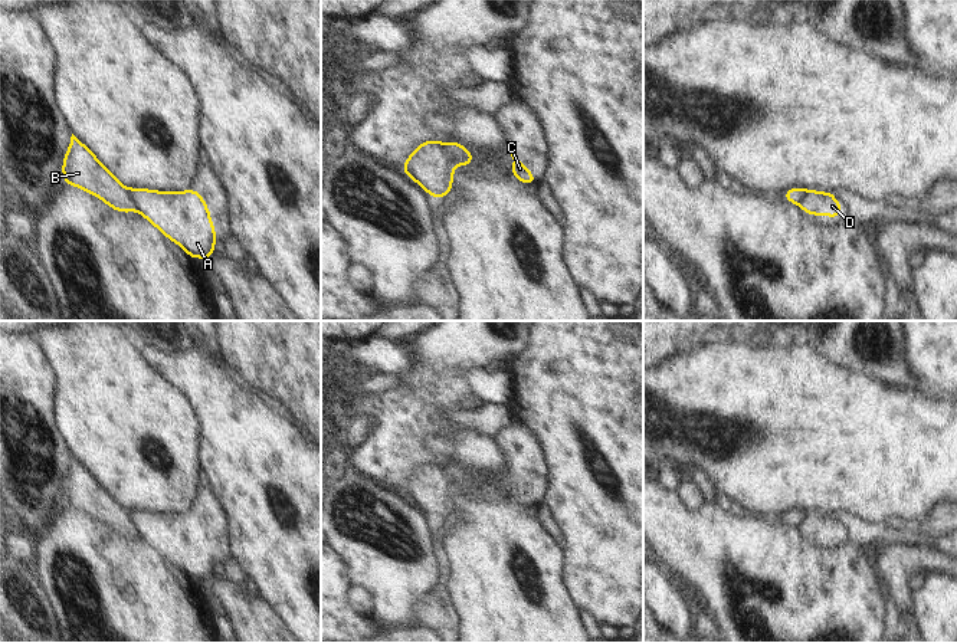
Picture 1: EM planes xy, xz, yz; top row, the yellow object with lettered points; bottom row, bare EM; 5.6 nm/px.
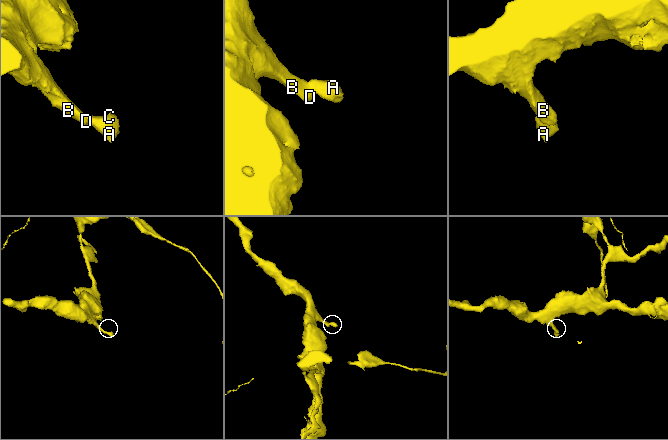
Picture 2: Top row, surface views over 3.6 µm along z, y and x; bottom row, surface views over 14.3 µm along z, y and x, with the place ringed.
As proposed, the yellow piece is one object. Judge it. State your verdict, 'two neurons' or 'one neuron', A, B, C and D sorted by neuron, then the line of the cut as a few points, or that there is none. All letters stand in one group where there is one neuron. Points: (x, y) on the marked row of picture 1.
two neurons | A C / B D | xy (130, 190), (134, 207)

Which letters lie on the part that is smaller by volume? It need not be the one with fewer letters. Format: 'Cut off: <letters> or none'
Cut off: A, C

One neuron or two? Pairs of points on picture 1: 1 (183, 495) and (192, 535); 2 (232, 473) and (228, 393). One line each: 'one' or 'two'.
1: two
2: one

